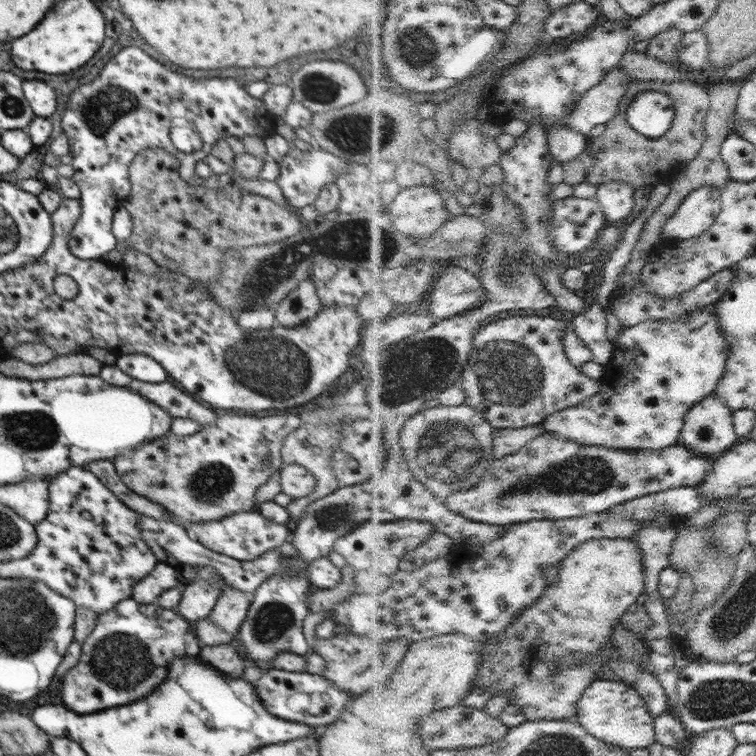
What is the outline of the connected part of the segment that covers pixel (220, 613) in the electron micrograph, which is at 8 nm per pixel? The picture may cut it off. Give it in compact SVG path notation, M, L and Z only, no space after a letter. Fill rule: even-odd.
M226 586L207 618L212 620L216 626L220 626L228 635L234 637L239 632L242 621L246 619L250 602L250 594L234 586Z

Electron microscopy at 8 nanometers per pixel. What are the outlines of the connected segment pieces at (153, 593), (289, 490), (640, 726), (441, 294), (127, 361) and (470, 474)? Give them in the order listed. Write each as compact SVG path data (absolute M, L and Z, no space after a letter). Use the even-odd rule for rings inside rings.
M158 562L152 572L134 584L132 598L140 604L155 603L162 592L178 587L180 582L175 564Z
M284 464L280 467L280 484L282 493L288 495L293 501L305 501L315 490L315 476L299 464Z
M614 680L594 681L579 706L579 720L594 736L629 749L648 748L658 741L655 717L640 691Z
M456 264L439 275L428 298L432 314L441 320L468 313L486 303L488 290L479 275Z
M140 354L117 356L114 365L127 376L151 384L164 383L168 380L166 370L150 356Z
M466 402L460 406L444 406L441 404L434 408L424 408L408 420L401 436L406 458L414 474L426 484L436 498L448 502L455 493L471 490L475 488L474 486L478 486L478 482L493 466L494 454L496 454L496 434L497 429L489 420L486 412L474 408Z

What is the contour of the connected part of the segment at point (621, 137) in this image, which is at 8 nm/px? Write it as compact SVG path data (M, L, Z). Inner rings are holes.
M642 80L632 82L628 94L624 96L616 118L607 124L604 134L598 138L590 139L588 148L582 156L571 160L565 166L564 182L572 187L592 182L596 185L608 184L620 180L632 184L636 190L646 186L671 183L676 177L696 160L705 147L709 138L707 135L707 119L712 107L710 90L700 86L696 81L674 80ZM646 90L658 90L668 94L674 99L677 106L677 115L674 125L663 137L653 139L645 138L636 130L627 118L627 110L634 97Z

